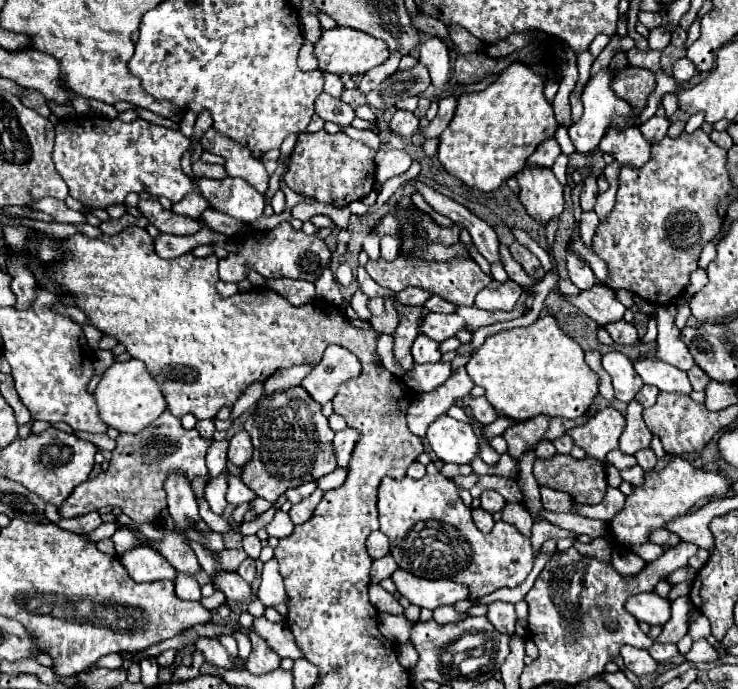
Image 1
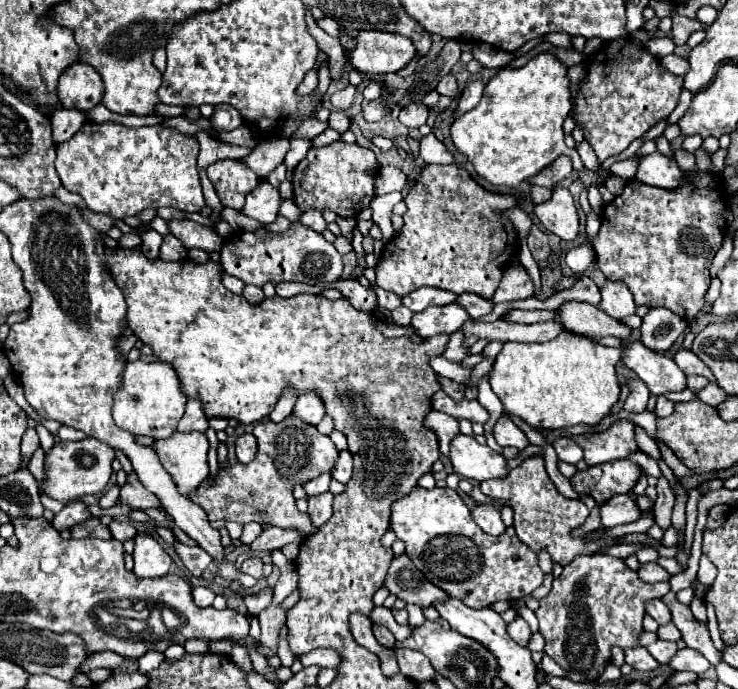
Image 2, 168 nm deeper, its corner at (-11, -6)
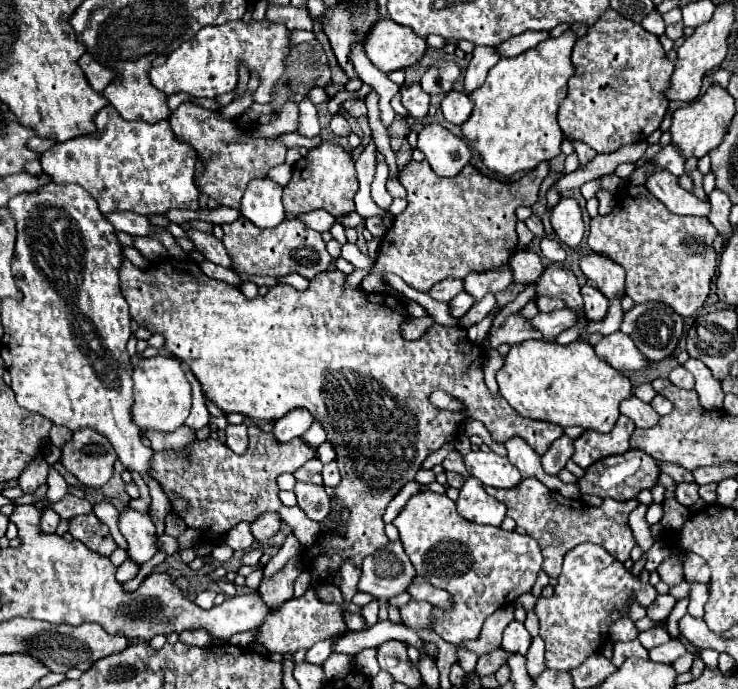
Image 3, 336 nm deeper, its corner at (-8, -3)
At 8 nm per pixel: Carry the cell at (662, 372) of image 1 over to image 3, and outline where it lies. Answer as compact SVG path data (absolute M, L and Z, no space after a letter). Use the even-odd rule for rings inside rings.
M622 331L604 335L594 345L594 351L600 359L604 359L610 367L614 367L618 371L638 371L638 369L648 367L644 355L636 349L632 339L628 335L624 335Z

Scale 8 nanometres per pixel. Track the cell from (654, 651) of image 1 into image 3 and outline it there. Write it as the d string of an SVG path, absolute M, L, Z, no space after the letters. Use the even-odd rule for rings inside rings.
M654 627L654 629L648 629L648 631L640 633L640 635L638 635L638 641L640 641L646 649L652 649L652 647L658 647L658 645L662 645L662 643L668 643L670 637L668 637L668 633L666 633L664 629Z

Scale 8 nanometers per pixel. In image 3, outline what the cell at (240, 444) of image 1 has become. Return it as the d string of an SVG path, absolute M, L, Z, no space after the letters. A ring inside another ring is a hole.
M228 423L228 427L226 427L226 445L238 455L242 455L246 451L248 435L246 435L246 425L244 423L242 425L230 425Z

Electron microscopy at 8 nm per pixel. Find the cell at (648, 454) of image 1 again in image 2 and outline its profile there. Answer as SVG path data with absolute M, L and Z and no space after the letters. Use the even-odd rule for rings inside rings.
M659 476L657 482L657 500L655 500L655 522L665 530L671 526L671 510L675 504L675 494L665 476Z

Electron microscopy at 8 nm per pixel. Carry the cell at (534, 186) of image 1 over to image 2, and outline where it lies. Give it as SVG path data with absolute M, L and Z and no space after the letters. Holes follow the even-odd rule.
M557 186L553 190L551 200L535 204L535 216L547 232L557 234L561 240L575 240L579 232L579 218L573 196L563 186Z

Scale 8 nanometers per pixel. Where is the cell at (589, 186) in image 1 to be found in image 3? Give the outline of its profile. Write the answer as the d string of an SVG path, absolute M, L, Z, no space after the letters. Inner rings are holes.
M608 9L588 29L588 33L576 41L572 63L574 75L568 81L568 95L560 103L558 111L558 123L566 139L582 141L598 153L614 153L622 145L646 141L648 135L652 135L652 131L660 129L660 123L668 107L664 91L668 89L668 79L674 71L674 63L668 61L654 33L648 33L642 25L620 17L614 9Z

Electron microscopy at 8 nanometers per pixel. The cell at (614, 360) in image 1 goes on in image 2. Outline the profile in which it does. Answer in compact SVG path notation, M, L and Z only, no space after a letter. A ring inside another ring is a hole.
M629 378L627 386L629 386L631 392L629 392L629 398L627 398L627 402L625 402L623 408L627 412L643 412L645 406L647 406L647 400L651 396L651 392L645 386L645 382L639 380L639 378Z

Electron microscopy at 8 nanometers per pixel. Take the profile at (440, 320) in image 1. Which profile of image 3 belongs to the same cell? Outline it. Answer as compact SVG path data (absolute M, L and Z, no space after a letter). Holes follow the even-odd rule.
M562 307L552 313L538 313L532 319L532 325L538 331L542 331L546 341L554 341L556 335L562 333L564 329L572 327L572 323L576 323L576 311L572 311L570 307Z

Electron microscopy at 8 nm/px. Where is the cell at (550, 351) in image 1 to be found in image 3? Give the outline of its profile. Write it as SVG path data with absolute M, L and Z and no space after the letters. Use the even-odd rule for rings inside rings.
M524 341L514 345L504 367L496 375L500 395L522 417L548 421L560 427L578 425L582 429L596 429L610 433L620 417L618 405L632 397L632 383L620 371L608 367L596 357L592 345L584 341L558 345L548 341Z

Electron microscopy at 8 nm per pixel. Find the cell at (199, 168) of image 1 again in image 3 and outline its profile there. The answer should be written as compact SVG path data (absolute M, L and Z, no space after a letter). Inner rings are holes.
M194 103L178 105L170 115L170 127L178 141L188 143L196 149L198 159L204 163L204 171L194 177L198 191L216 199L220 205L240 207L246 185L252 179L262 179L276 165L282 165L286 159L286 145L276 137L258 137L246 139L244 127L238 119L224 119L216 111L208 111Z

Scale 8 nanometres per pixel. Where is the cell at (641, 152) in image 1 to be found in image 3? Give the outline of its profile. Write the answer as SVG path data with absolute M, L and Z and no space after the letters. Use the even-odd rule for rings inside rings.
M658 171L652 173L646 181L648 191L652 191L654 197L658 197L668 211L676 213L676 215L708 215L710 205L702 203L700 199L696 199L690 191L684 191L676 177L670 175L668 171Z

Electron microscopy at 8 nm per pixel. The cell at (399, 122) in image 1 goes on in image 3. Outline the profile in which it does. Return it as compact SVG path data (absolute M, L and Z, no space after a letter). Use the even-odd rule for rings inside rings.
M420 83L400 87L400 95L402 95L402 105L410 111L412 117L422 119L422 117L428 115L430 95L420 87Z

